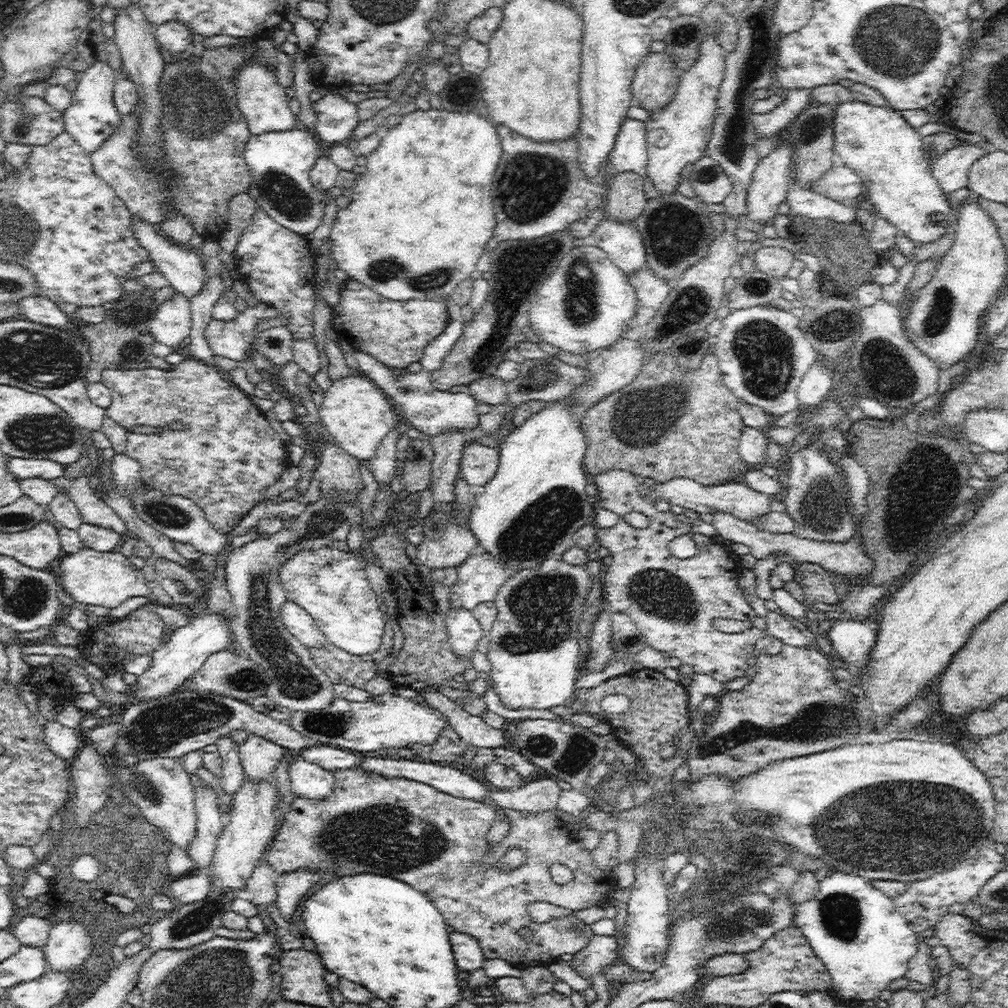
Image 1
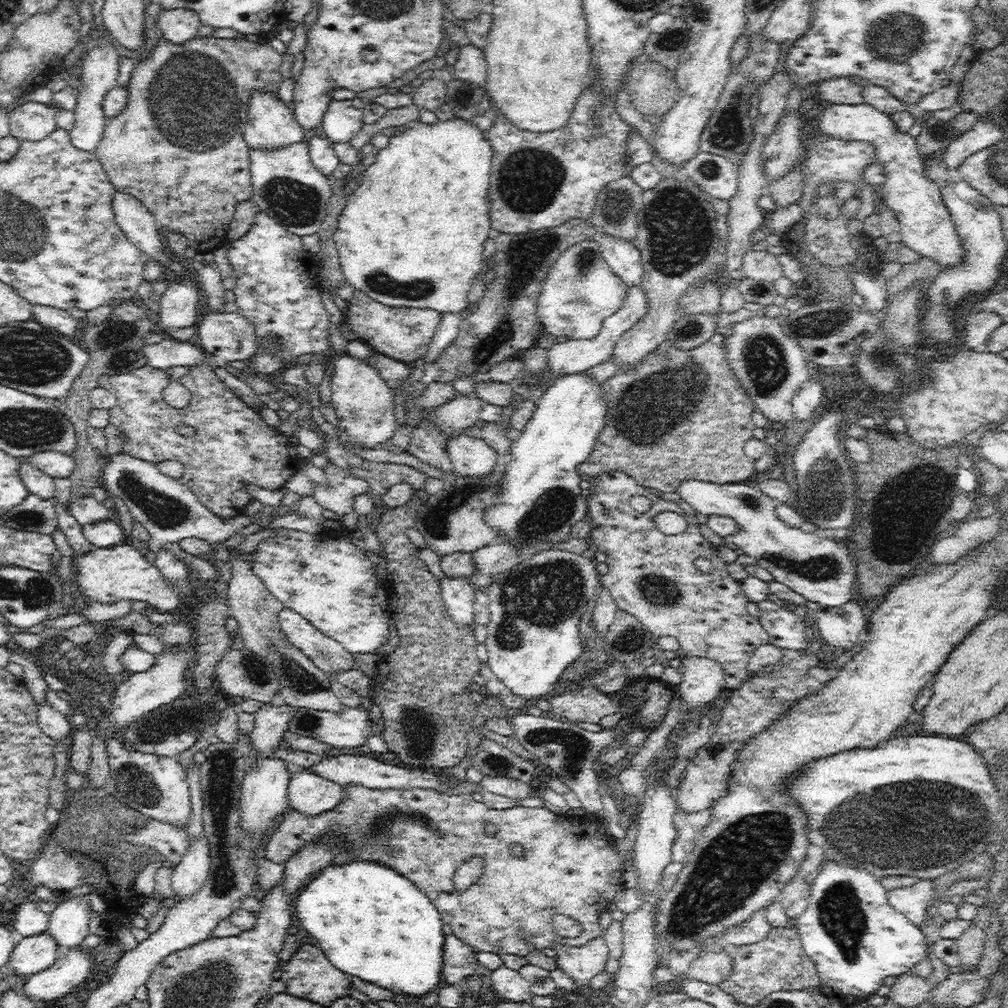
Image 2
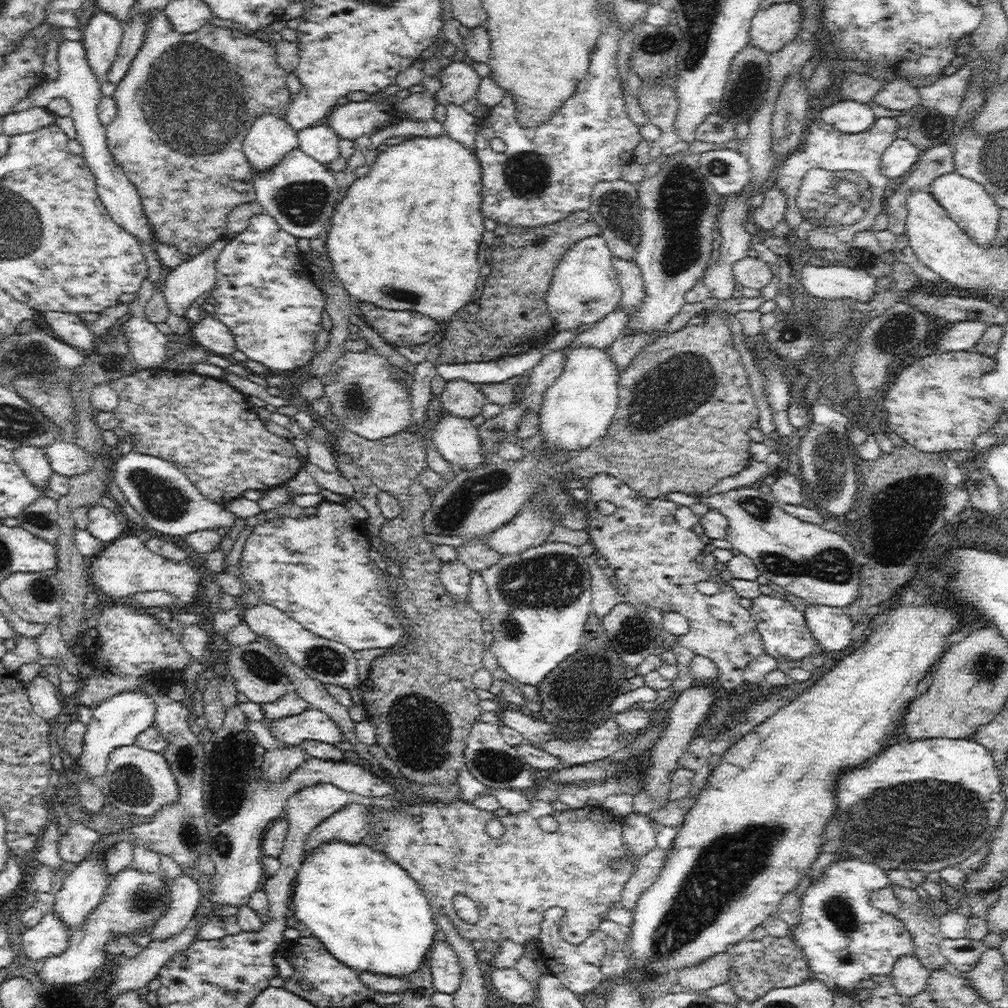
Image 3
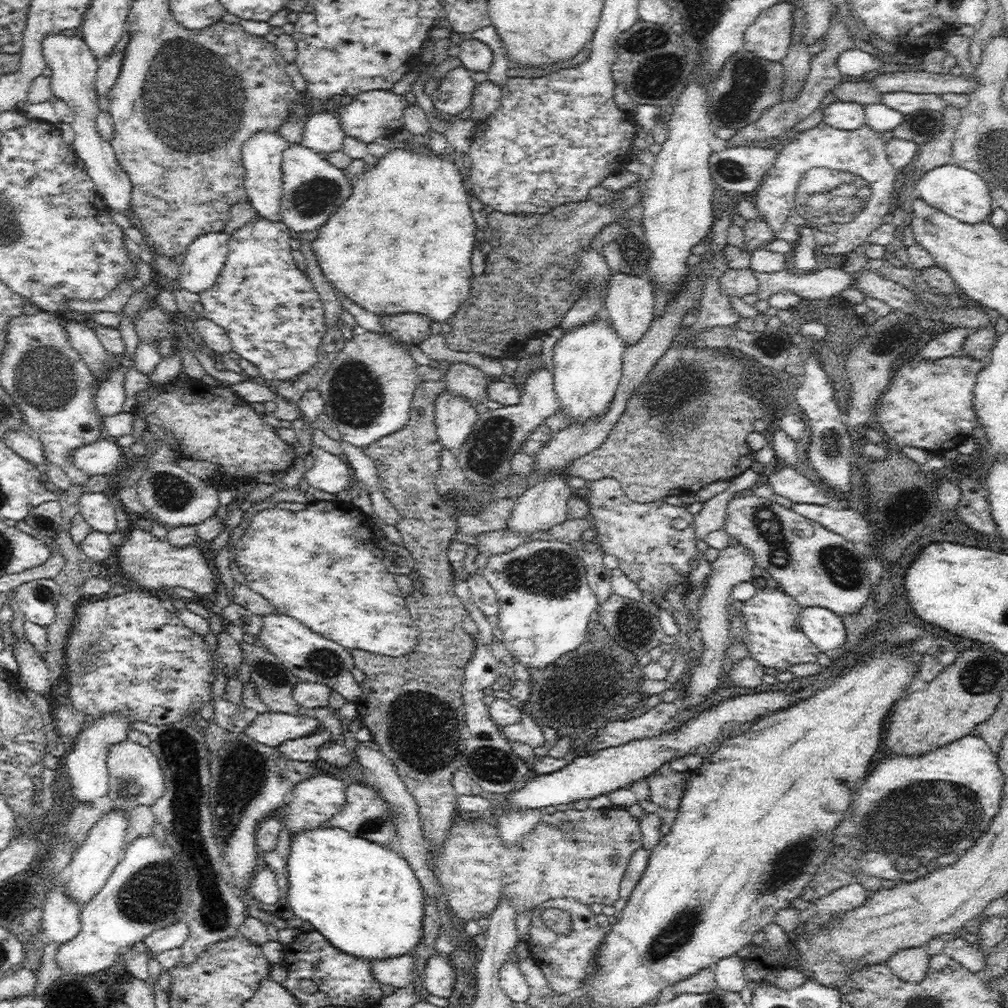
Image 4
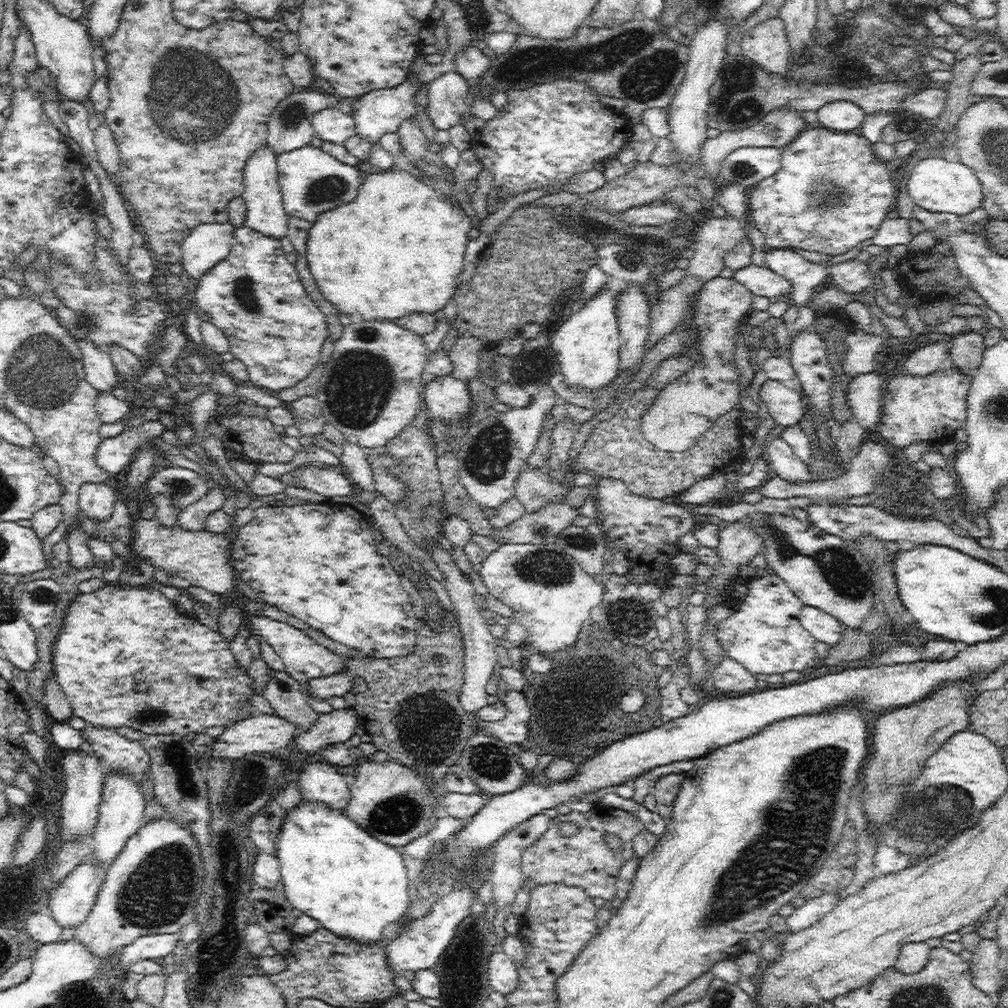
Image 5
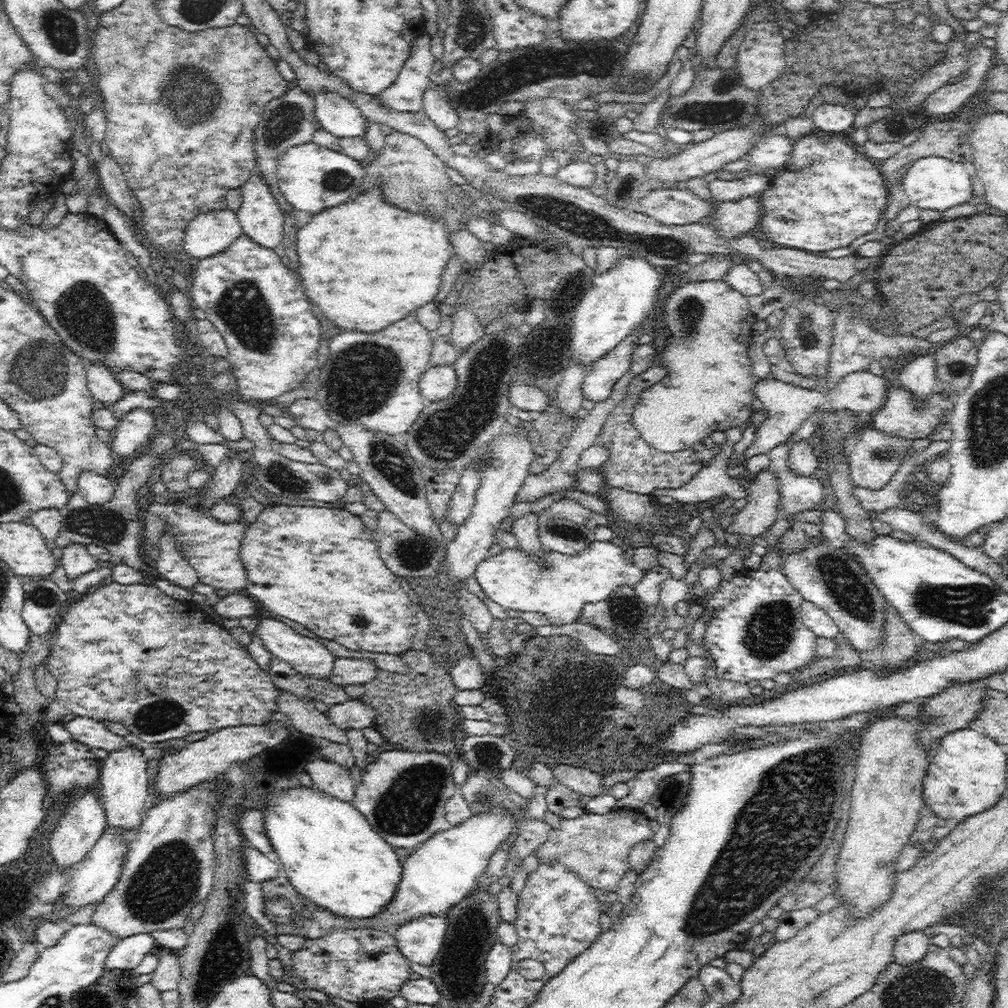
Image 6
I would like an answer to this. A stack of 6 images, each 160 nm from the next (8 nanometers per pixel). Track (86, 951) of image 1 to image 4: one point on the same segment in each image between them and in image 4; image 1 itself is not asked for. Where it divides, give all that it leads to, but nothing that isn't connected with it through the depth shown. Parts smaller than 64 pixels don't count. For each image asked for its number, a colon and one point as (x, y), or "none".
2: (69, 923)
3: (82, 891)
4: (92, 863)

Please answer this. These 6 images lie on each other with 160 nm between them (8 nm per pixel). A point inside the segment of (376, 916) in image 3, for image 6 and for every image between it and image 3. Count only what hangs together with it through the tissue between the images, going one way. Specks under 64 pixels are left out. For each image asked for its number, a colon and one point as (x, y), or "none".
4: (364, 897)
5: (355, 885)
6: (333, 858)

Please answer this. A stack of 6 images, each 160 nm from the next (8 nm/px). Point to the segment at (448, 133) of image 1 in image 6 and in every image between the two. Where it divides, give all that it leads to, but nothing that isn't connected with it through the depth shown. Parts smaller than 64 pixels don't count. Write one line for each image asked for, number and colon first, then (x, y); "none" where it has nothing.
2: (412, 234)
3: (405, 237)
4: (401, 243)
5: (397, 248)
6: (367, 264)

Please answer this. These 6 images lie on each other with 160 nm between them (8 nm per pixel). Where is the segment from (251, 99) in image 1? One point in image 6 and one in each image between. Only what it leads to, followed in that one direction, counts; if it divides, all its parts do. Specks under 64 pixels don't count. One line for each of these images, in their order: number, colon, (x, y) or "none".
2: (270, 125)
3: (270, 137)
4: (262, 153)
5: (265, 213)
6: (261, 217)

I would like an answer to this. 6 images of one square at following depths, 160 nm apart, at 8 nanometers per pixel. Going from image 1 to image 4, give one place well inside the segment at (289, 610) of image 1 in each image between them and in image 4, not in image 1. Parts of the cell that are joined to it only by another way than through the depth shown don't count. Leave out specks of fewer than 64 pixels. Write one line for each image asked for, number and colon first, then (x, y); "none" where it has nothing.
2: (325, 652)
3: (331, 662)
4: (310, 656)

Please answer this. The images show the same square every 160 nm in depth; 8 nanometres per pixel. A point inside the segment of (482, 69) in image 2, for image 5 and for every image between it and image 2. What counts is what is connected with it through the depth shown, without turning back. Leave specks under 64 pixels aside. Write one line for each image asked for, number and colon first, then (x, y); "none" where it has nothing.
3: (460, 82)
4: (454, 94)
5: (447, 96)

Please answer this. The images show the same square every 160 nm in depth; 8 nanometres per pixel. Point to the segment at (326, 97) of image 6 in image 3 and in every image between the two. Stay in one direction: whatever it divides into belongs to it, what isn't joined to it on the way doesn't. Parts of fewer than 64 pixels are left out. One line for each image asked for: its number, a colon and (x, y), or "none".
3: (320, 142)
4: (322, 133)
5: (332, 124)

